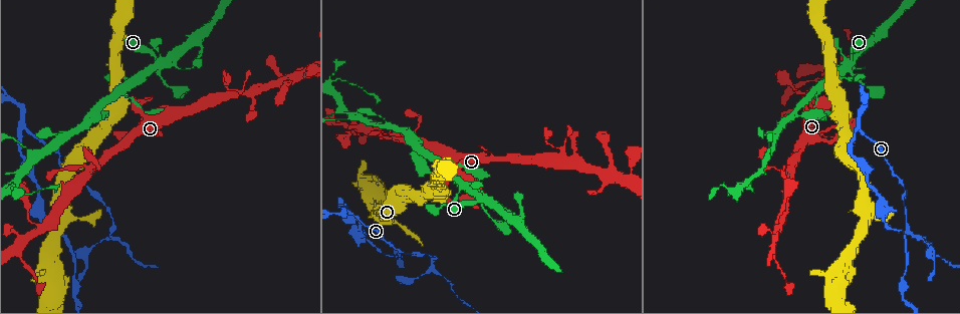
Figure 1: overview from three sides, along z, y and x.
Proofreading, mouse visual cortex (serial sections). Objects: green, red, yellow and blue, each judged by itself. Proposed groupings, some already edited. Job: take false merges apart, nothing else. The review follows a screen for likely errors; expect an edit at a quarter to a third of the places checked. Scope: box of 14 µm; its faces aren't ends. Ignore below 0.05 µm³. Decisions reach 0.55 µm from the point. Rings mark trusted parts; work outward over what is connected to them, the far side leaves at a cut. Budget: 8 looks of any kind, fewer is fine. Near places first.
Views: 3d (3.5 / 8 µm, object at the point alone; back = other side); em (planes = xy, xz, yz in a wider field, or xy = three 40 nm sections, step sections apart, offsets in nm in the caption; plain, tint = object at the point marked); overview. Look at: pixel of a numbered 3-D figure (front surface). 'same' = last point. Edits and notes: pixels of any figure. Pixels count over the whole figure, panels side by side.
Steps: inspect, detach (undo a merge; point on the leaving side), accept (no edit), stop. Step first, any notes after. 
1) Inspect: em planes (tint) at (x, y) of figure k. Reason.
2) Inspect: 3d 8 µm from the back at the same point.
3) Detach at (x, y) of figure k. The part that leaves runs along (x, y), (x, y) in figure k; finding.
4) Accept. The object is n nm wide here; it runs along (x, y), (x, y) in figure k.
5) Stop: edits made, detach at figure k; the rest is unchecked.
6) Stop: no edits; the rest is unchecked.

Inspect: 3d 8 µm at (864, 101) of figure 1. Three-way junction.

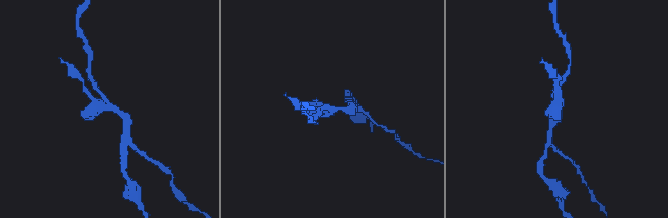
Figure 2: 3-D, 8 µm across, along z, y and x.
Inspect: em xy step 5 (tint) at (341, 108) of figure 2. 3 arms meet here; the arms are 200, 200, 250 nm wide.

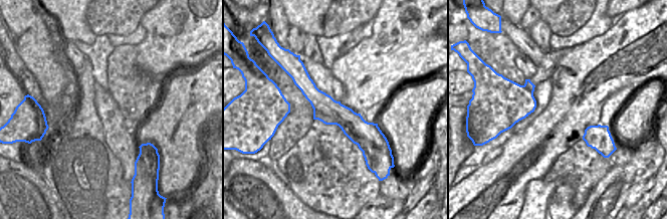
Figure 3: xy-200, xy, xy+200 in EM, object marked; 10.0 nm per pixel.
Detach at (123, 160) of figure 2. The object is 260 nm wide here; a border runs along (313, 108), (335, 119), (359, 144) in figure 3; two cells meet here.

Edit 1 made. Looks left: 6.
Inspect: 3d 8 µm at (387, 222) of figure 1. Sudden change in width.

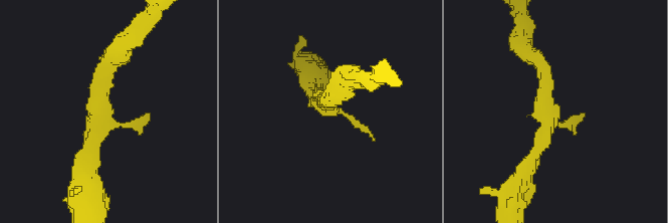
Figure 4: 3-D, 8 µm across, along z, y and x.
Inspect: 3d 3.5 µm at (105, 115) of figure 4. Zoom in.

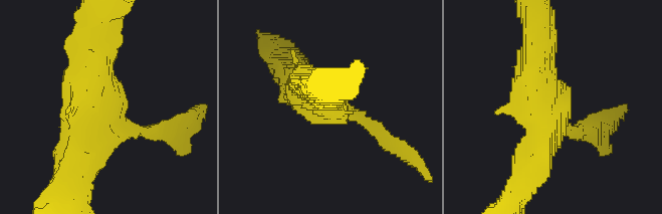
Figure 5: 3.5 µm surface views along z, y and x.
Inspect: em xy step 3 (tint) at (555, 109) of figure 5.

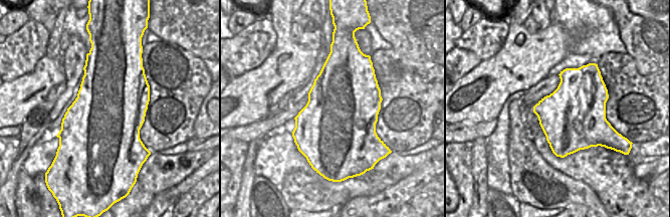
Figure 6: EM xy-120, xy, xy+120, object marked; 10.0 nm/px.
Accept. It runs along (97, 30), (75, 160) in figure 5; continuous, no second cell.

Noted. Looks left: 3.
Inspect: 3d 3.5 µm at (47, 279) of figure 1.

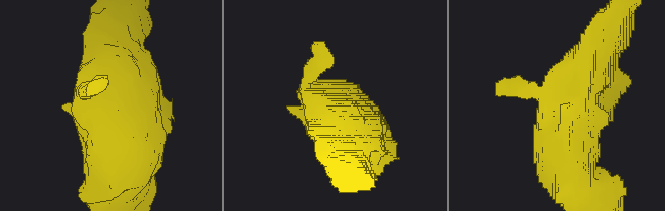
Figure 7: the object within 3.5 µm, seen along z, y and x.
Inspect: em planes (plain) at (576, 104) of figure 7.

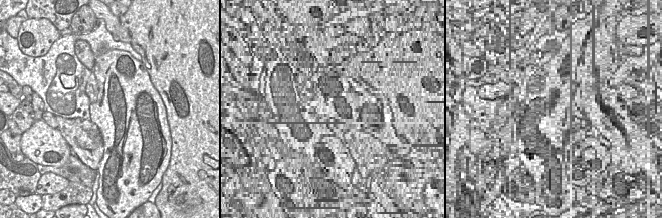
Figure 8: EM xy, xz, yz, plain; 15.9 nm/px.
Inspect: em planes (tint) at the same point. Where the object lies.

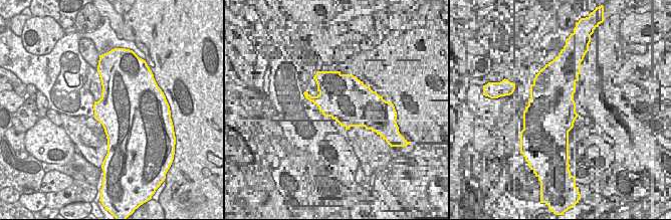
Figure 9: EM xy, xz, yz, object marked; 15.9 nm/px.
Accept. It runs along (605, 42), (561, 129), (566, 169) in figure 7; one cell here.

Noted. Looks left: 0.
Stop: edits made, detach at figure 2; the rest is unchecked.

